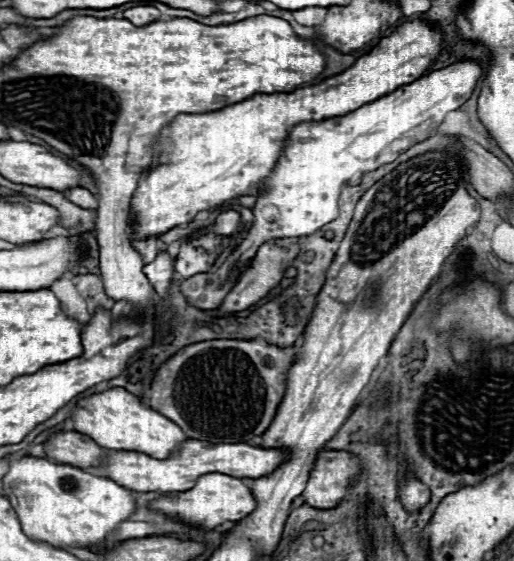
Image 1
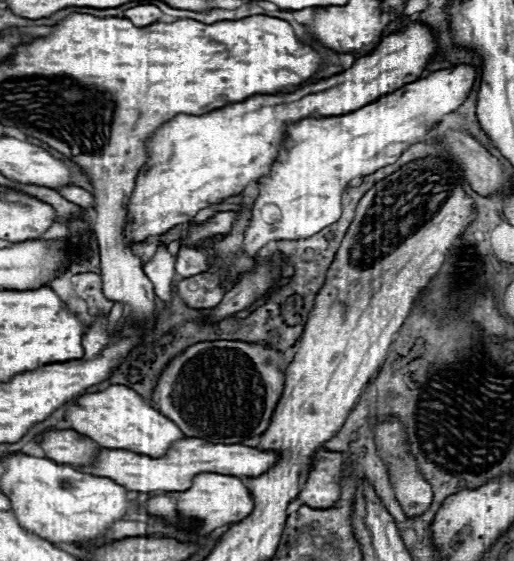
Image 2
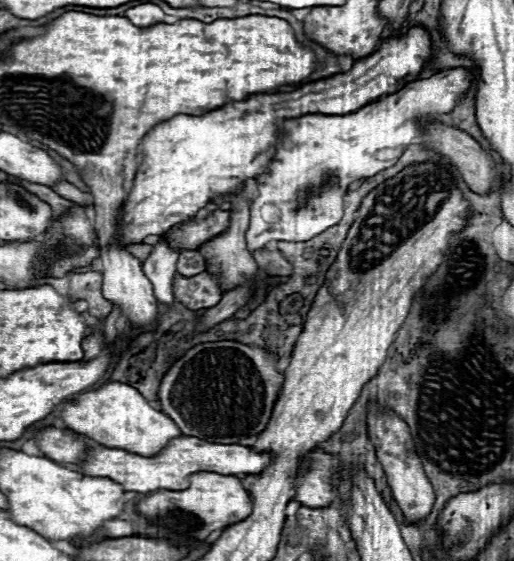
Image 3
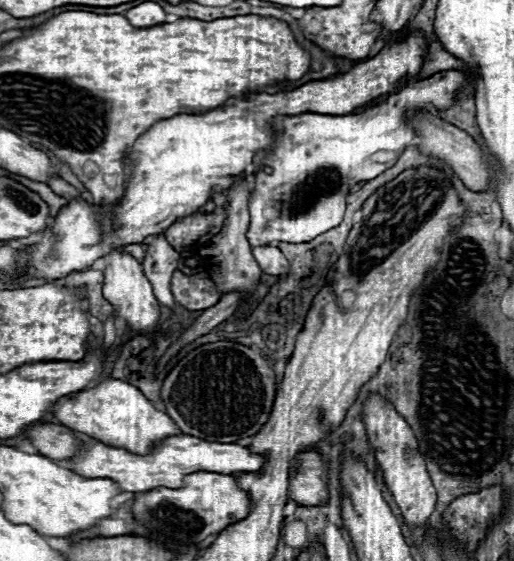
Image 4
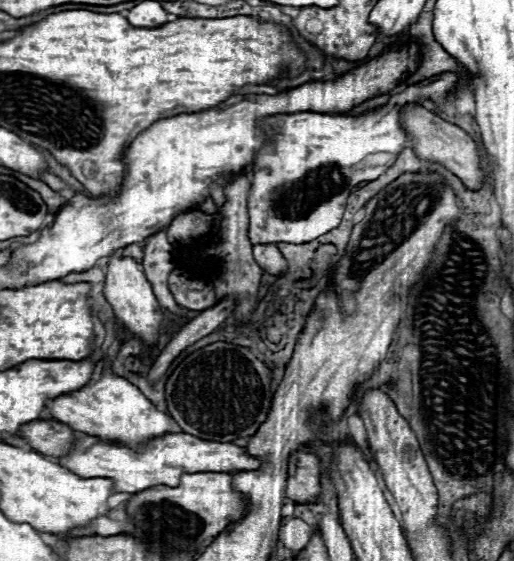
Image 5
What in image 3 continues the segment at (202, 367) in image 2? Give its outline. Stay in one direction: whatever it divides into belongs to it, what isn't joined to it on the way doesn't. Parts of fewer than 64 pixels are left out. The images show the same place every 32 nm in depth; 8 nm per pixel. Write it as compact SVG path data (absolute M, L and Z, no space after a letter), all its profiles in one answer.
M220 340L220 342L208 342L198 344L192 350L188 350L180 360L172 364L172 368L162 378L158 400L162 404L162 412L168 414L184 436L196 436L206 442L218 442L218 440L242 440L260 434L272 414L276 396L280 392L282 374L276 372L278 358L262 348L252 348L248 344L232 342L232 340Z

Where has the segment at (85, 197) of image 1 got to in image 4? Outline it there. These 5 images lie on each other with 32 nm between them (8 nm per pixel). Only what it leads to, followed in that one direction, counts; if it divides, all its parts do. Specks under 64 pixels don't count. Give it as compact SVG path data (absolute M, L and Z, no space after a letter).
M48 178L48 186L50 186L56 194L60 194L60 196L70 196L70 198L82 196L74 186L70 186L68 182L64 182L62 178Z

